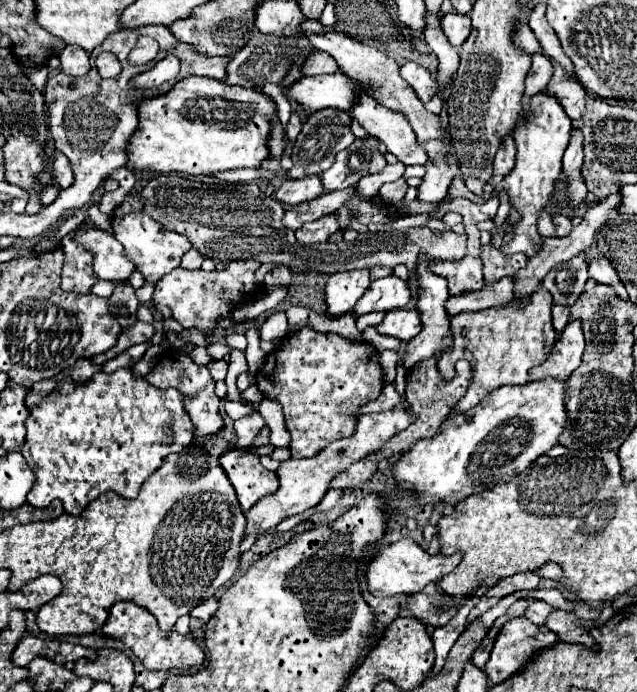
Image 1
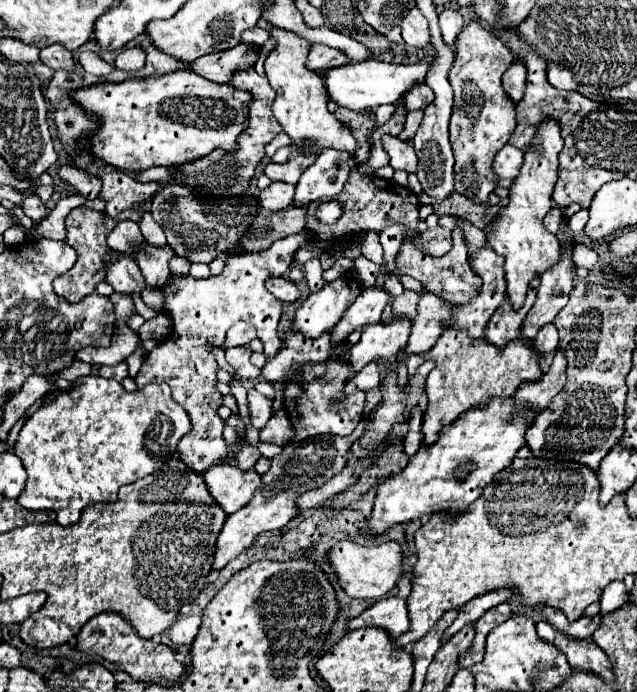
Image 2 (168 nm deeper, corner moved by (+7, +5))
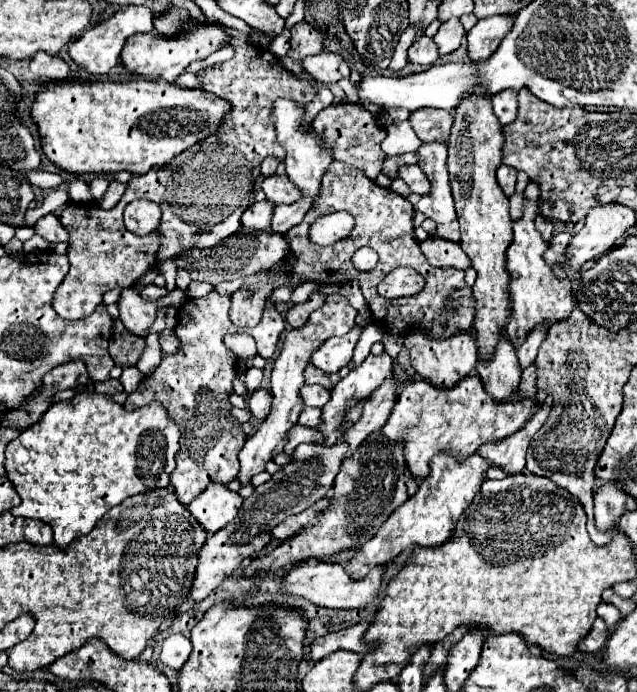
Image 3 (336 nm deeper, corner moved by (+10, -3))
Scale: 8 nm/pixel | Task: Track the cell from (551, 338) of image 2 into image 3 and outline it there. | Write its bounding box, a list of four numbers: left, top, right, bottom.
[518,364,536,400]

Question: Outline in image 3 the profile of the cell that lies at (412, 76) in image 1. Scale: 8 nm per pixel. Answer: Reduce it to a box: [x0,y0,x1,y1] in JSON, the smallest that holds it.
[410,110,452,142]

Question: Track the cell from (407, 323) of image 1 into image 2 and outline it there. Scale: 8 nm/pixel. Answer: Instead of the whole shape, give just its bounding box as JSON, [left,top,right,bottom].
[349,314,411,372]

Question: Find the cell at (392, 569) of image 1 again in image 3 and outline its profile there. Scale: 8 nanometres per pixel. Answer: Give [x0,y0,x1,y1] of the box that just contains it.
[280,562,384,610]

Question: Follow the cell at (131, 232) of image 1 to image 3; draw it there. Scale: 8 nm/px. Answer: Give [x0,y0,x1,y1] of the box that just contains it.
[142,284,168,302]

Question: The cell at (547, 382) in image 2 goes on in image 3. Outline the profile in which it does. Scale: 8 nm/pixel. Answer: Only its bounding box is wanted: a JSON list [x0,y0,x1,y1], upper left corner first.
[478,400,550,476]

